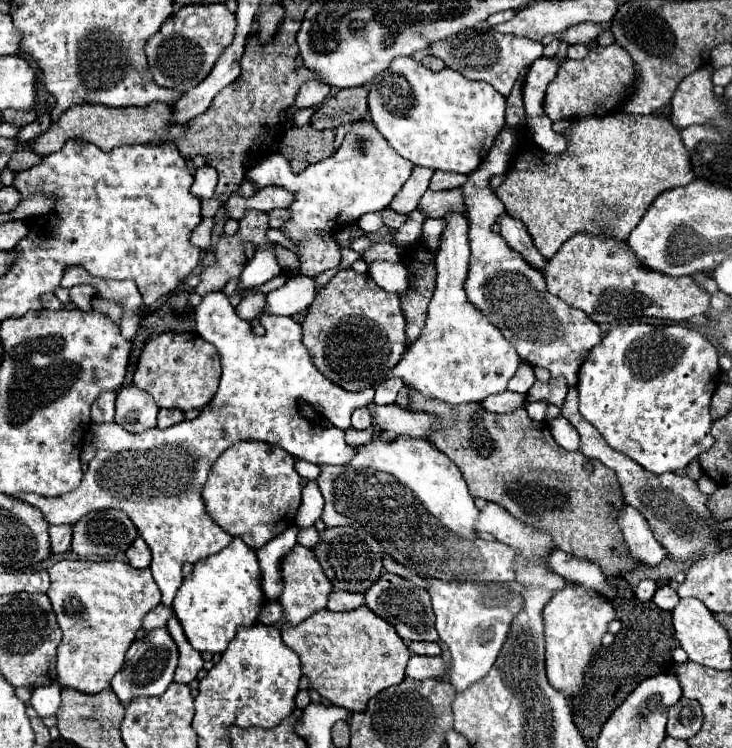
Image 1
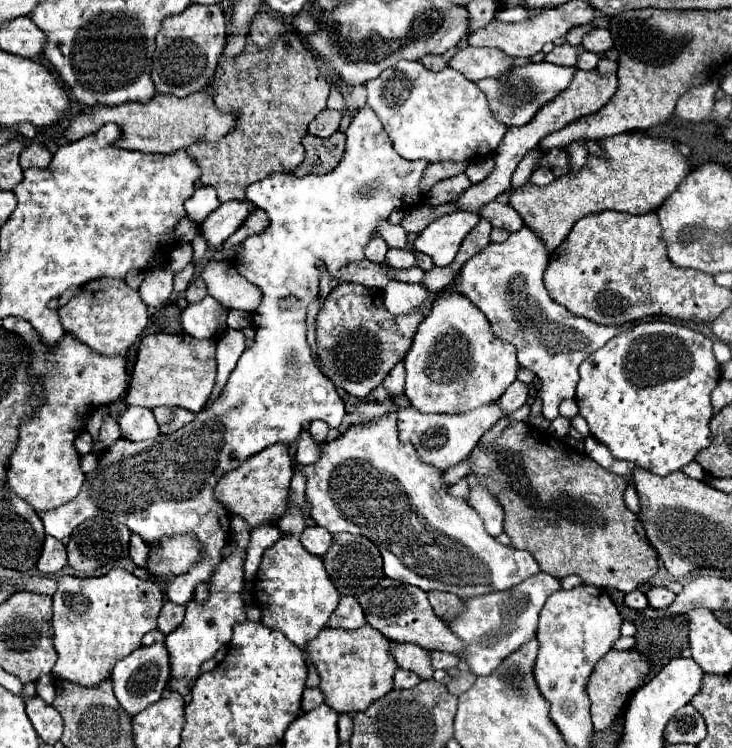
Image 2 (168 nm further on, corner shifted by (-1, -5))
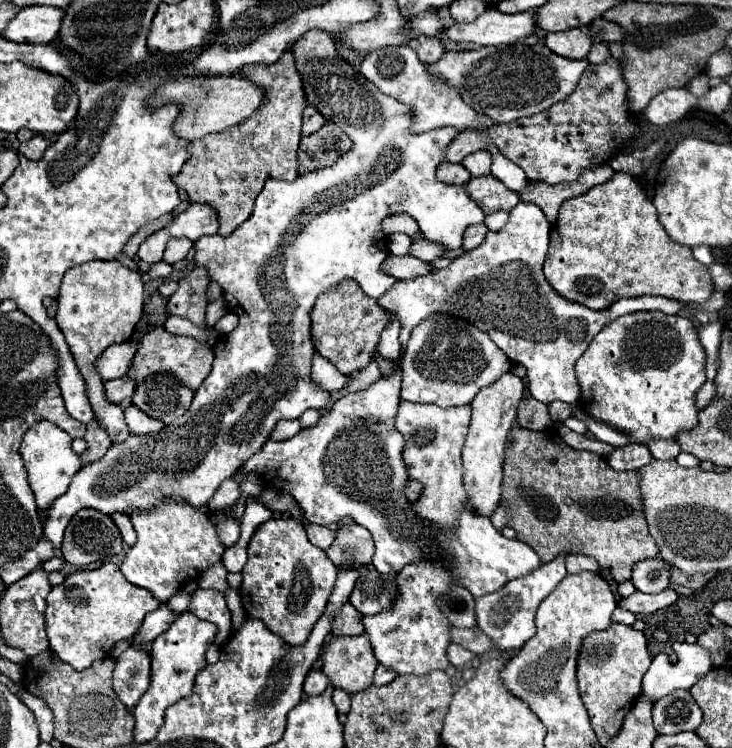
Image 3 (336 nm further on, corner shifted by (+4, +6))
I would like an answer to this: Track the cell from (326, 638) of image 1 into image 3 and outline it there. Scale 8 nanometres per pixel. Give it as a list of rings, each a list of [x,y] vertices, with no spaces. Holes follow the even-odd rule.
[[[366,633],[354,635],[354,637],[348,637],[348,635],[332,637],[330,635],[326,645],[322,647],[320,661],[322,661],[322,673],[328,677],[330,685],[336,689],[344,689],[350,695],[368,689],[374,681],[374,673],[378,667],[378,659],[374,657],[374,651],[372,651],[372,645]]]

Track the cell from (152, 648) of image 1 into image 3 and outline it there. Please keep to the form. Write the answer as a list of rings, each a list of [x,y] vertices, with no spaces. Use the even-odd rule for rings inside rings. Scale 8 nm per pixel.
[[[130,645],[114,667],[114,691],[126,707],[134,707],[150,687],[150,655]]]

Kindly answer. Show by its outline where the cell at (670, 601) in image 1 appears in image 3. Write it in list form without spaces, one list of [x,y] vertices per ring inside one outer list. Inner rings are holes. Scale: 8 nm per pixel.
[[[660,557],[640,561],[638,565],[634,565],[632,583],[642,593],[660,593],[662,589],[668,589],[670,583],[668,565]]]

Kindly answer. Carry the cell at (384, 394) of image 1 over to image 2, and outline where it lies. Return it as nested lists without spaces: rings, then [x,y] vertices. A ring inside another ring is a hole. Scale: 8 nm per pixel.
[[[399,362],[389,372],[389,376],[383,380],[383,386],[385,386],[385,390],[387,390],[389,396],[395,396],[395,394],[403,392],[403,388],[405,388],[405,368],[403,368],[403,362]]]

